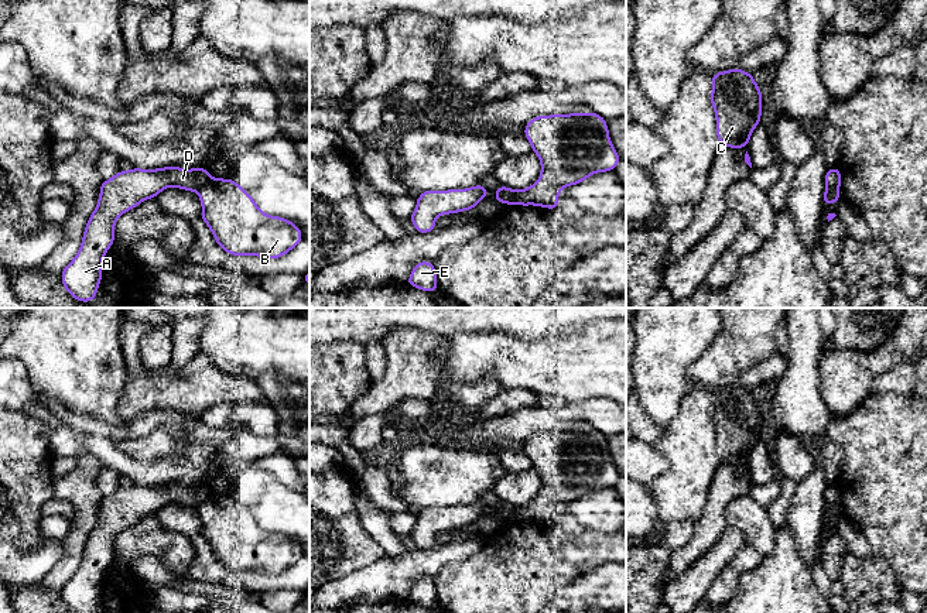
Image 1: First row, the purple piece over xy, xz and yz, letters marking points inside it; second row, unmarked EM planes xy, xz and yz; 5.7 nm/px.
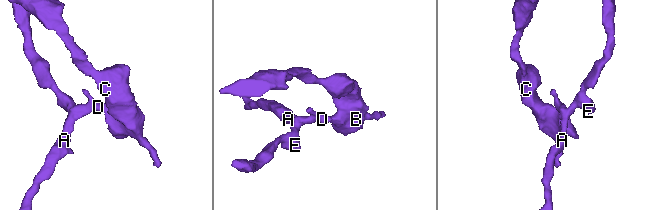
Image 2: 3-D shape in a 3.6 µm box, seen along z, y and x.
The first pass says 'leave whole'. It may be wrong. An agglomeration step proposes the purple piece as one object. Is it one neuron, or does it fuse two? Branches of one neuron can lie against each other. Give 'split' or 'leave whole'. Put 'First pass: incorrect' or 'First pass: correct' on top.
First pass: incorrect
split

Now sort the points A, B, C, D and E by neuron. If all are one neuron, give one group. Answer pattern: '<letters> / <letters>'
A D E / B C

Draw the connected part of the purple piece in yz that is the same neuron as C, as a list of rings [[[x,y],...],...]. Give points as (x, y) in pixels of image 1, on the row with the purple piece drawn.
[[[735,68],[714,73],[711,81],[711,103],[721,145],[748,148],[750,134],[760,123],[763,106],[753,75]]]

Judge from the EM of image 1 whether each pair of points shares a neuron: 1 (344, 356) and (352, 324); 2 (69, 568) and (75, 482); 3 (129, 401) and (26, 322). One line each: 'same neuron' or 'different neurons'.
1: different neurons
2: same neuron
3: different neurons

